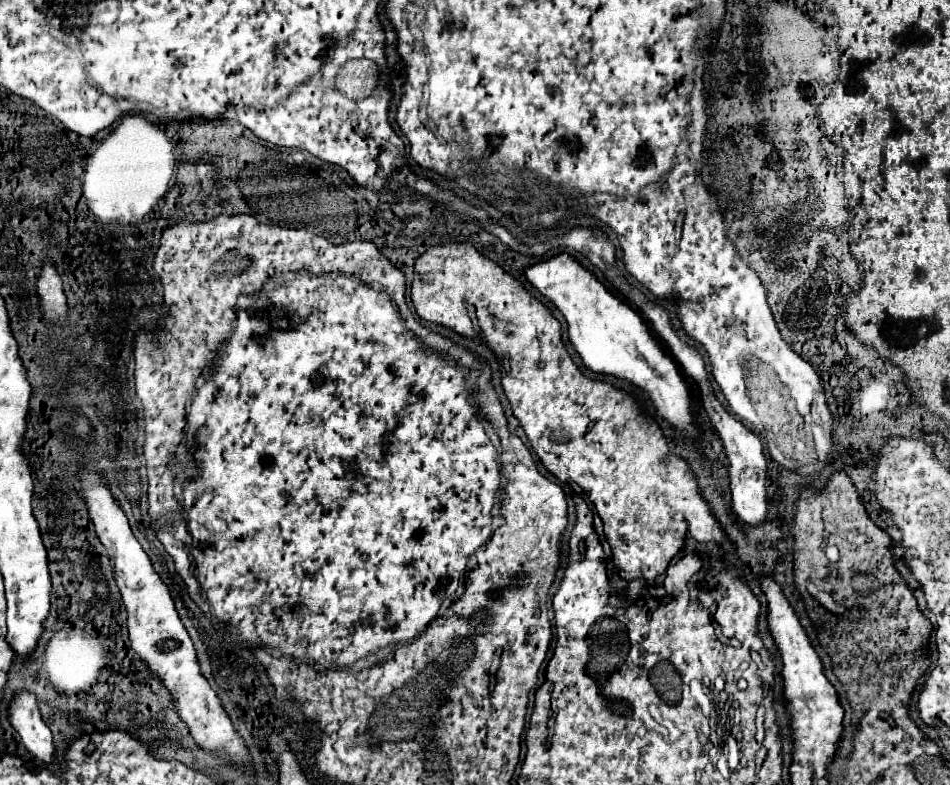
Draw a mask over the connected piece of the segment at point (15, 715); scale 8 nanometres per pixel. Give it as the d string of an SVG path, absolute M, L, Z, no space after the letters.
M19 692L15 700L11 702L11 716L9 716L13 728L19 732L25 748L45 764L57 764L53 734L49 726L41 720L37 700L29 692Z

